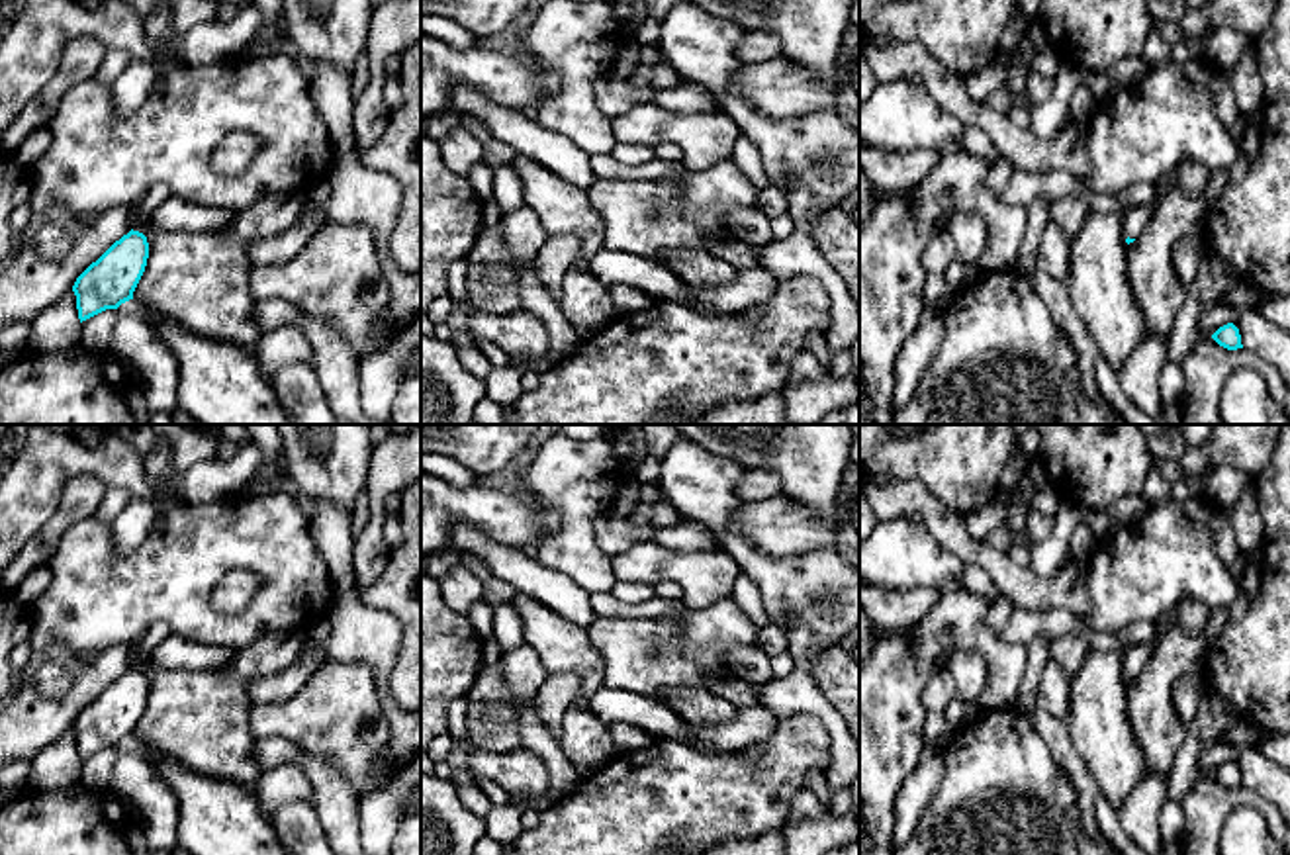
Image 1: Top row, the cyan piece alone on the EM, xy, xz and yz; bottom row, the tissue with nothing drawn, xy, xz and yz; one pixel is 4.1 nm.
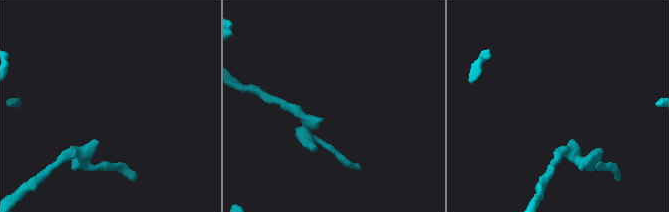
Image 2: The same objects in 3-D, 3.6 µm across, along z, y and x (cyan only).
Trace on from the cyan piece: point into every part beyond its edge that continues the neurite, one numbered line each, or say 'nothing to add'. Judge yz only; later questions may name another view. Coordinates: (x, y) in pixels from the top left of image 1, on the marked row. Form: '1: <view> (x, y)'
1: yz (1138, 218)

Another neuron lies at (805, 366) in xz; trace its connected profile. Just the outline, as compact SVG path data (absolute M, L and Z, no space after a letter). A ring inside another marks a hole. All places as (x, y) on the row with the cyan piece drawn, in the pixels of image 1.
M803 350L793 358L789 385L801 385L812 380L826 378L828 374L830 372L822 368L808 350Z

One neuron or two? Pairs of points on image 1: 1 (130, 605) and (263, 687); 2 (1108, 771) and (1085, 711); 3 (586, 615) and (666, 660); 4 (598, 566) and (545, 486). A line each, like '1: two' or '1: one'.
1: two
2: one
3: two
4: one

